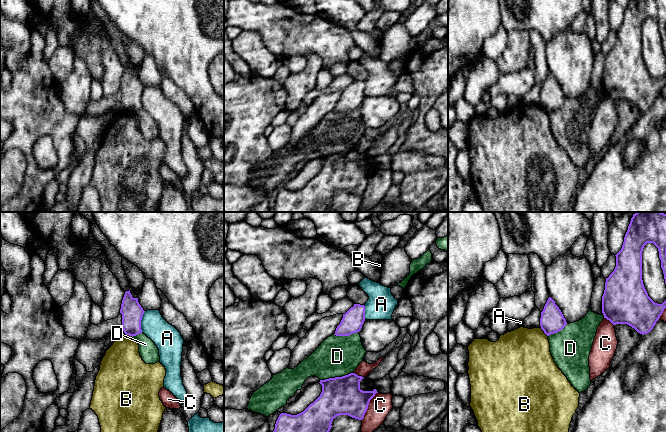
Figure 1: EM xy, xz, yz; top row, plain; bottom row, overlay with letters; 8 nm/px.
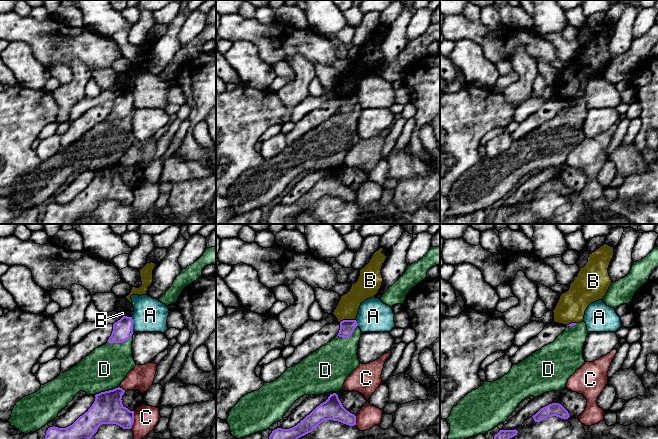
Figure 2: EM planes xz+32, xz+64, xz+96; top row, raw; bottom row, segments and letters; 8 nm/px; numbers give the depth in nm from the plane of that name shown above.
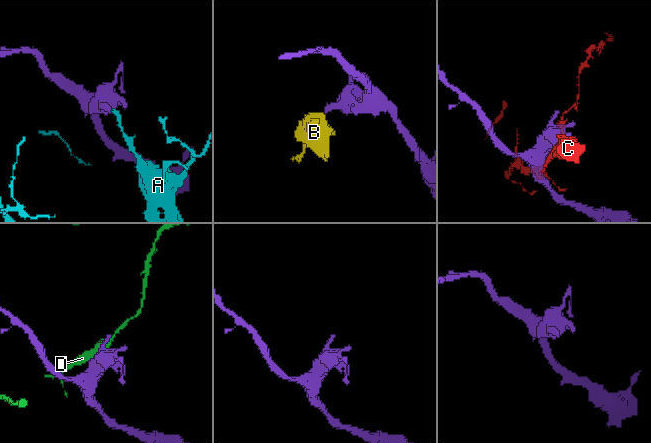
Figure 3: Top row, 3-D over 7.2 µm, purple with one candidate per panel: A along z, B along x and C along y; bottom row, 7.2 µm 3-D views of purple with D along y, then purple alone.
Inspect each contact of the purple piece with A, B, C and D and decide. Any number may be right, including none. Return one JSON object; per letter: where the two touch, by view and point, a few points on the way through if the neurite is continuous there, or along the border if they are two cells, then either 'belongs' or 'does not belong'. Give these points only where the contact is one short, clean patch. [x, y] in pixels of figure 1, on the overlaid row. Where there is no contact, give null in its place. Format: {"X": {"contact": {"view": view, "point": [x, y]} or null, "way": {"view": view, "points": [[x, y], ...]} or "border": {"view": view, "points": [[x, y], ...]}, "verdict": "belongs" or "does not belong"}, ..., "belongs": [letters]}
{"A": {"contact": {"view": "xy", "point": [140, 322]}, "verdict": "does not belong"}, "B": {"contact": {"view": "yz", "point": [544, 332]}, "border": {"view": "yz", "points": [[540, 328], [547, 336]]}, "verdict": "does not belong"}, "C": {"contact": {"view": "xz", "point": [367, 406]}, "verdict": "does not belong"}, "D": {"contact": {"view": "xz", "point": [336, 377]}, "verdict": "does not belong"}, "belongs": []}

